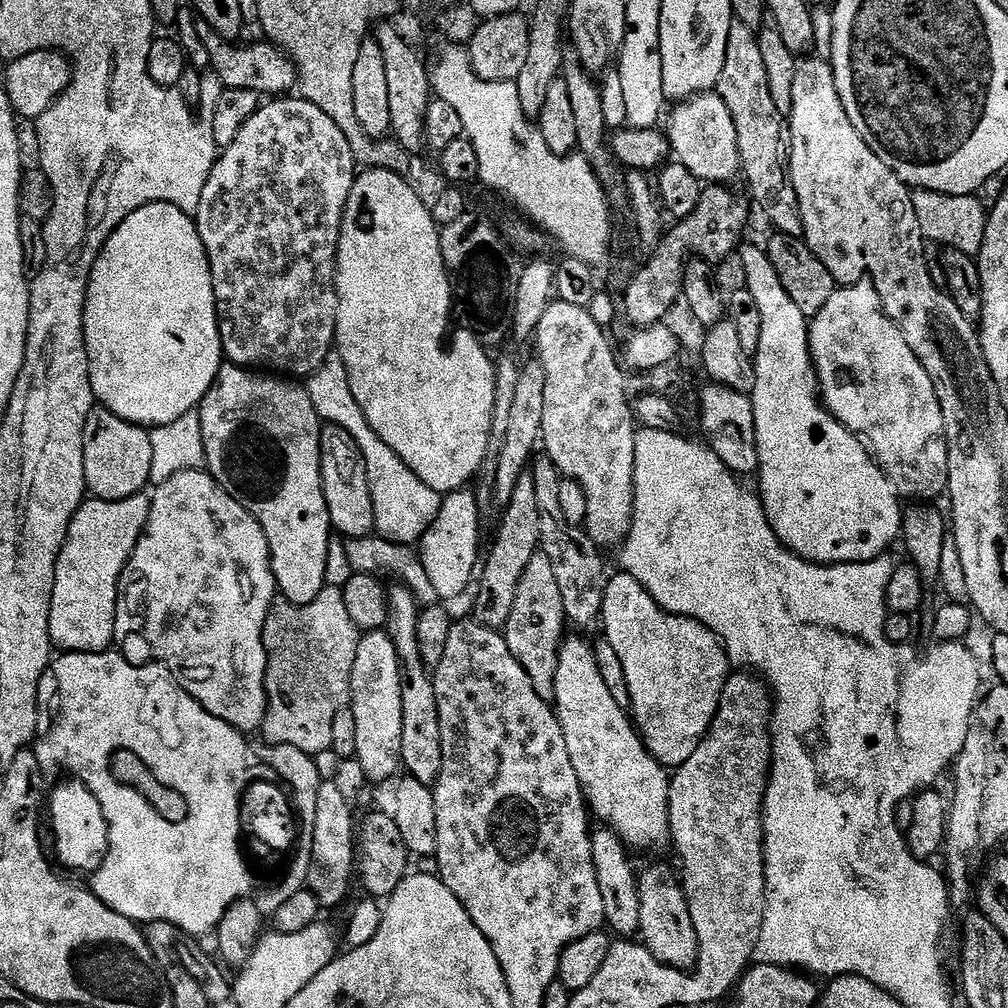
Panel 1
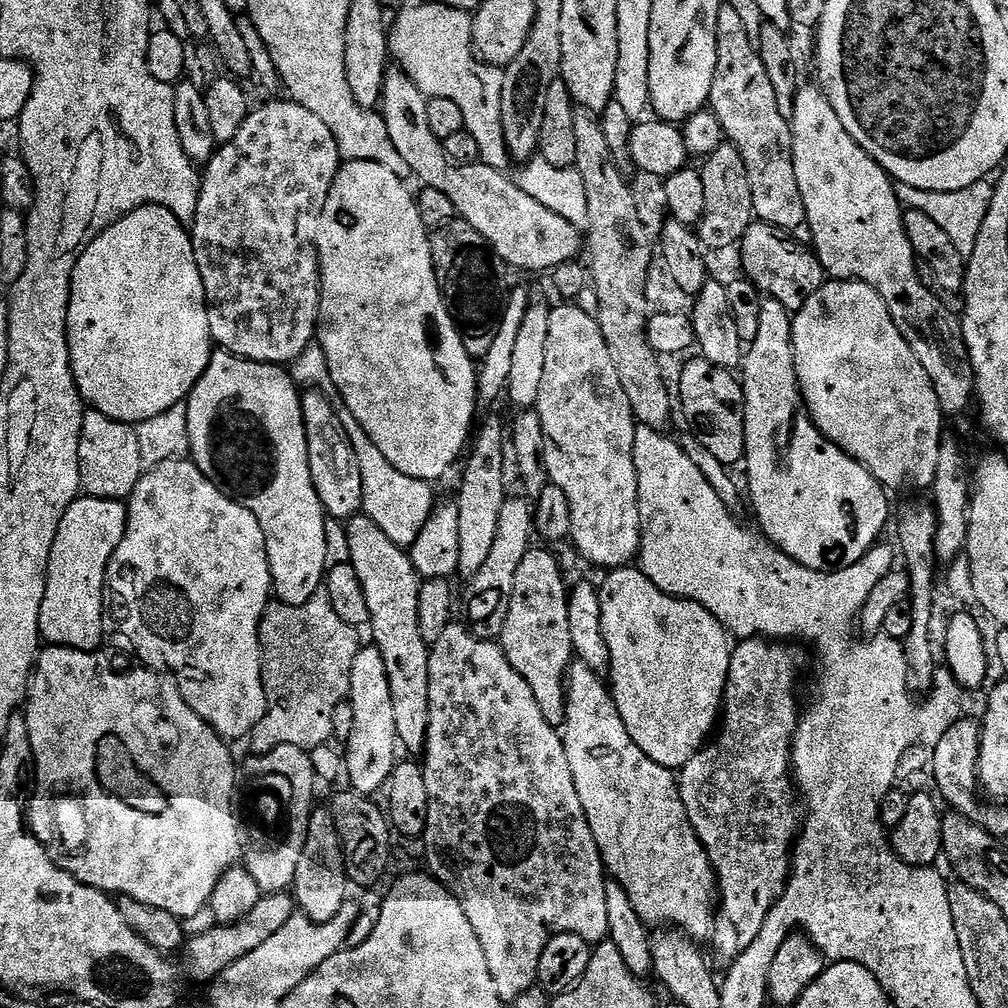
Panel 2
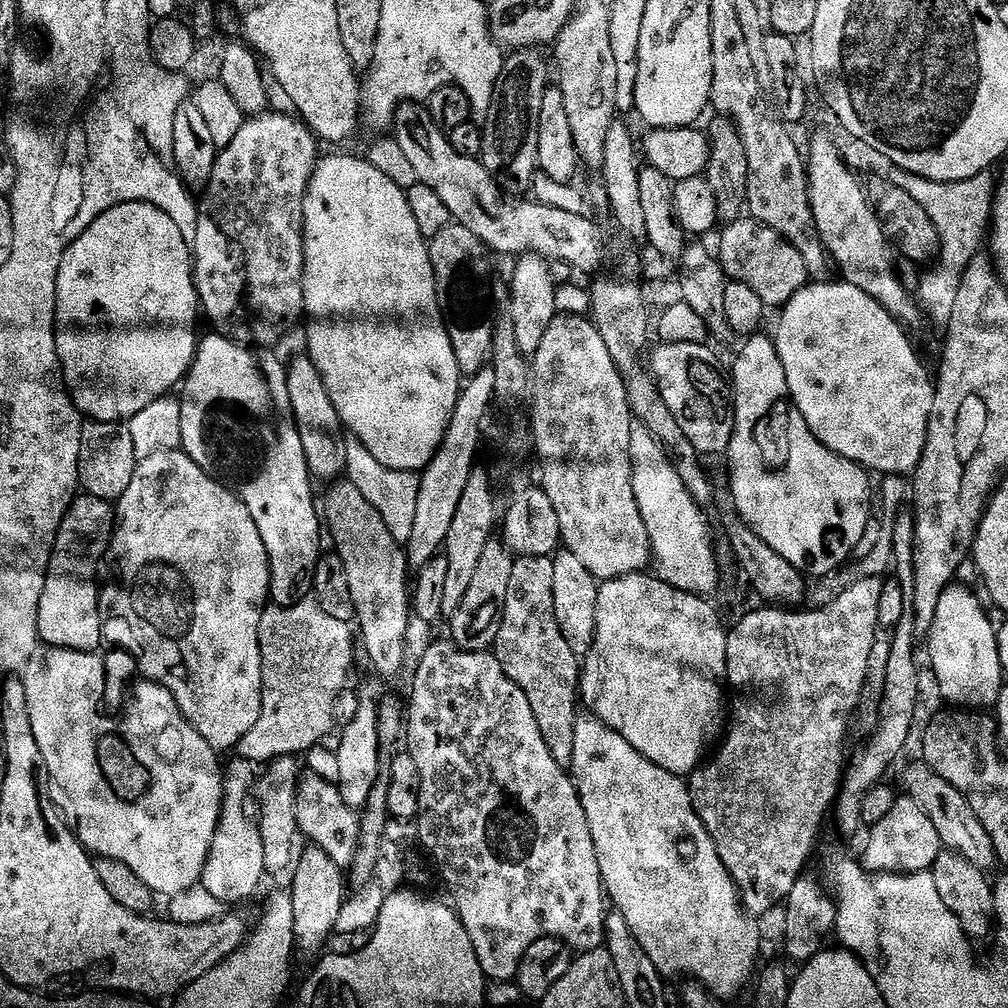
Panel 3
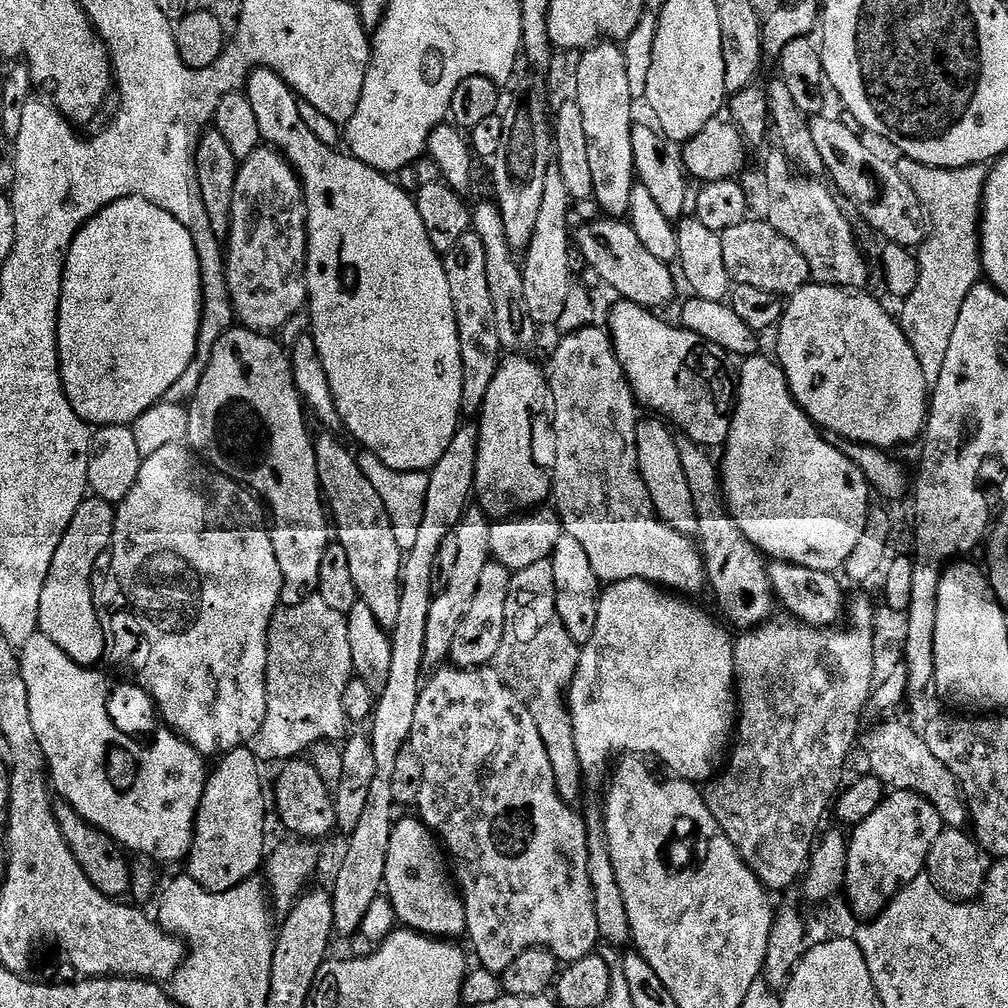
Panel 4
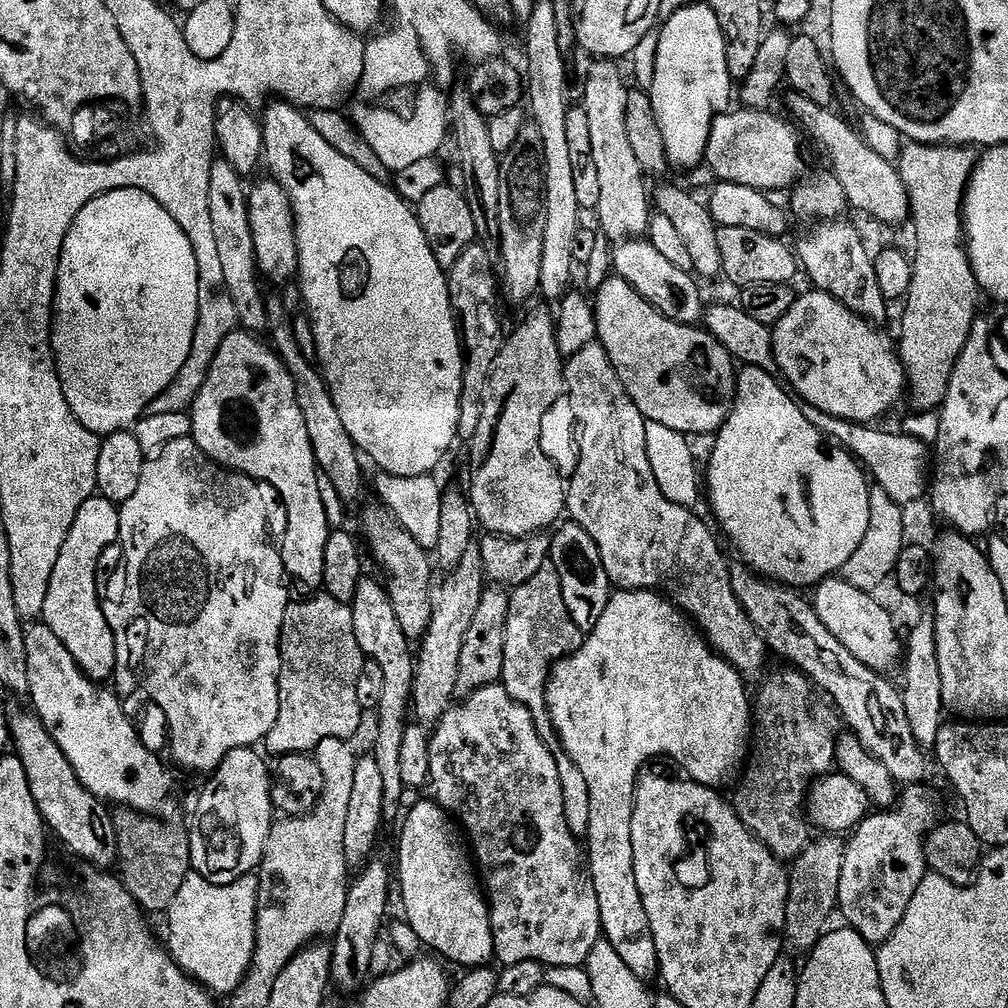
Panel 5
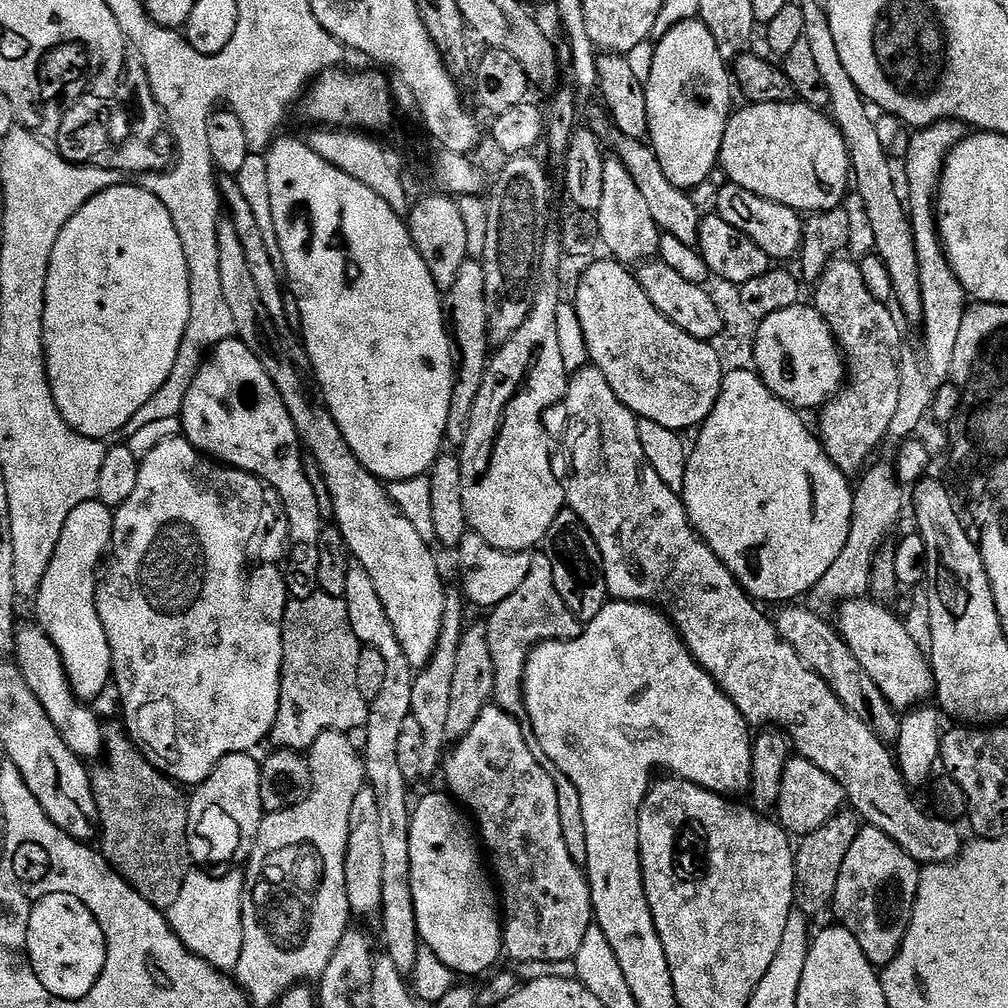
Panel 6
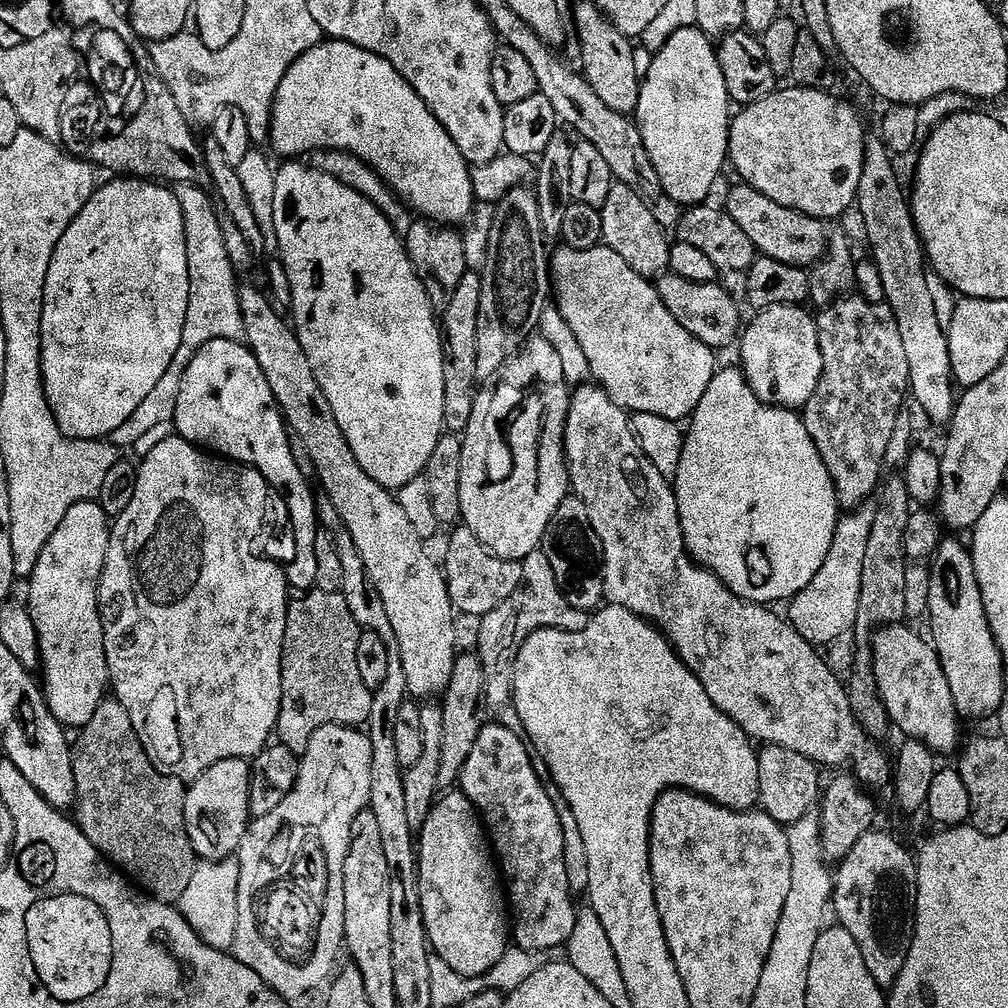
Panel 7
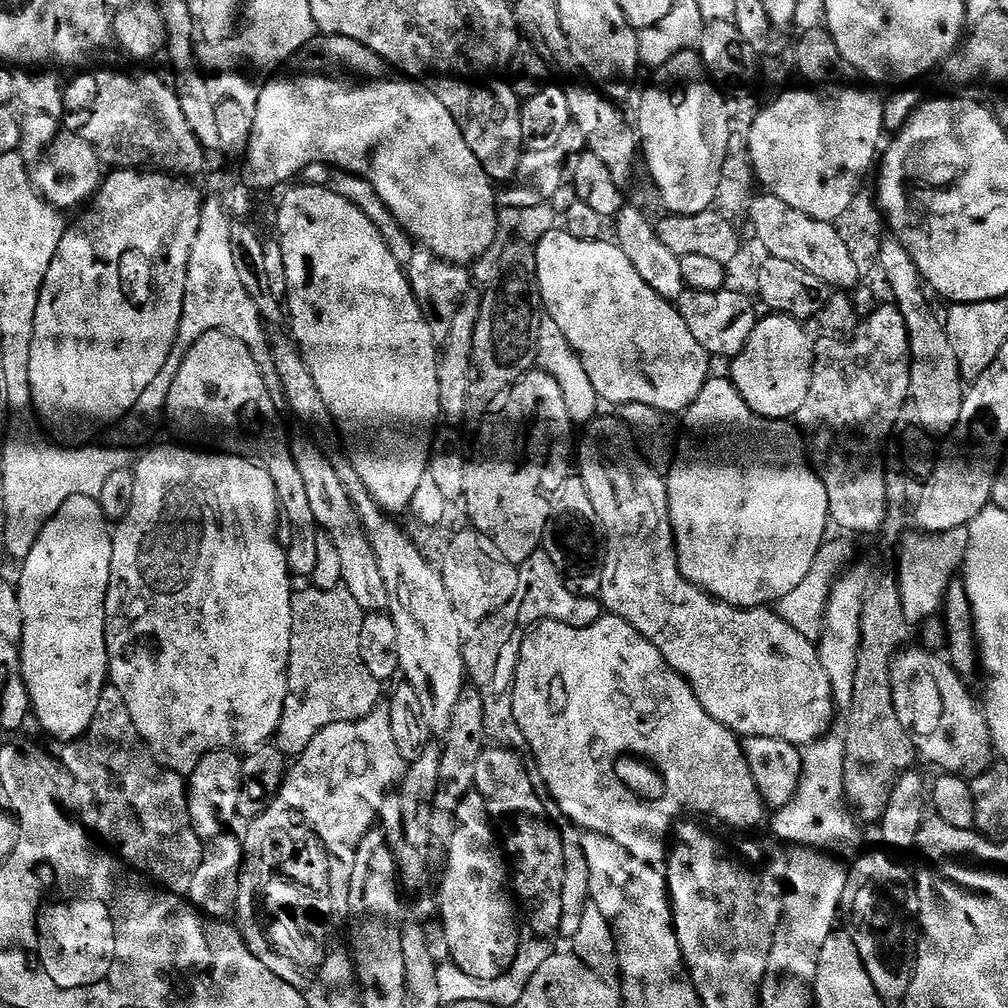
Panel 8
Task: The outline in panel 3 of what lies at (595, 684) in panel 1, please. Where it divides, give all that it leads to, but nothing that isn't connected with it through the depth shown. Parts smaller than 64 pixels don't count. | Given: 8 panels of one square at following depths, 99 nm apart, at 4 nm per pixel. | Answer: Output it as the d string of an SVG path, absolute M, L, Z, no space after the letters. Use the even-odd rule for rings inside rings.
M580 714L576 717L576 730L574 732L574 754L570 765L571 775L574 777L576 790L580 794L582 810L586 810L586 820L590 822L590 832L594 838L594 850L598 854L598 866L602 874L604 891L611 907L618 910L626 918L634 938L650 954L650 962L659 970L661 976L671 978L671 976L688 976L703 988L708 989L713 996L729 998L735 992L740 992L744 988L744 983L748 979L753 979L757 971L756 959L760 956L760 928L755 919L746 911L739 888L736 887L734 878L729 874L727 866L722 862L722 858L716 849L714 838L709 834L702 818L692 805L692 793L689 785L684 784L672 772L667 772L663 763L657 762L651 755L645 754L641 749L630 746L622 734L618 734L614 729L608 728L597 716L591 714Z

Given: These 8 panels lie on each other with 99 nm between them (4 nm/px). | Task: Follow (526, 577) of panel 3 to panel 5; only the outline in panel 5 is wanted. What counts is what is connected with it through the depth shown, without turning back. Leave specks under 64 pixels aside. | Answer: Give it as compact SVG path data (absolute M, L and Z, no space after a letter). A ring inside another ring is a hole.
M546 562L534 578L525 584L515 585L508 601L508 617L505 620L504 661L500 680L504 689L530 714L536 723L538 738L542 738L544 745L555 756L558 766L558 782L562 782L562 798L564 799L564 817L566 826L573 836L584 838L588 835L590 826L590 806L586 780L582 778L582 770L574 766L574 762L564 752L552 721L548 719L548 701L546 687L548 673L558 658L563 658L577 652L584 644L585 633L570 618L566 610L566 602L562 598L562 590L558 582L558 570L554 570L551 562Z

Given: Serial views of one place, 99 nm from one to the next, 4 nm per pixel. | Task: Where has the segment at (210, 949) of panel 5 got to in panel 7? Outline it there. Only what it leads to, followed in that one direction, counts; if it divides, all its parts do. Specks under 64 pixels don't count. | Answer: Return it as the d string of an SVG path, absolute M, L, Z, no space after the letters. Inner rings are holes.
M229 858L226 860L205 860L197 863L194 870L194 878L190 878L190 886L186 886L186 894L178 902L181 914L190 922L190 926L202 938L206 946L214 946L214 950L228 952L234 946L234 934L238 930L238 878L242 871L239 859Z

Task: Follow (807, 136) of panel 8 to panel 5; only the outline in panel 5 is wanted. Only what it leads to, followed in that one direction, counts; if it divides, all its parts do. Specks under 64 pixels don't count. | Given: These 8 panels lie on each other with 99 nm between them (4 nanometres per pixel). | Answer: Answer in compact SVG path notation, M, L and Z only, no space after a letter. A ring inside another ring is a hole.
M768 110L732 111L725 111L712 121L706 168L717 176L717 181L750 186L765 194L773 194L779 188L791 189L801 175L801 133L787 119L779 120L778 117L771 116L771 111Z

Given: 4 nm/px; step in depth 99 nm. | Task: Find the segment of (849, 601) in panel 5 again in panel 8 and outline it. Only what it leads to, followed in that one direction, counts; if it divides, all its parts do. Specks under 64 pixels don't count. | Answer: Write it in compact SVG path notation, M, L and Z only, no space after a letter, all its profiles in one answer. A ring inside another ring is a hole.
M915 647L901 651L892 663L894 710L898 710L898 722L912 733L921 761L929 760L940 768L936 770L950 776L979 778L994 763L992 736L984 709L964 685L967 684L965 677L958 675L943 655Z

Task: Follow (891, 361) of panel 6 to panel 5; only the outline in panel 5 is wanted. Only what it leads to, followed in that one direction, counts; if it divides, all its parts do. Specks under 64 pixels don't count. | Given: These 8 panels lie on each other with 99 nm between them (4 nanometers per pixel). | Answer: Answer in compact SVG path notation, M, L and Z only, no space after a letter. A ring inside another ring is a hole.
M823 221L815 223L796 245L796 253L801 269L805 270L809 280L819 291L825 292L833 296L835 300L840 300L845 307L851 309L855 316L859 316L861 320L869 322L877 322L884 316L884 307L886 301L882 290L878 290L878 282L874 274L874 266L872 265L873 257L867 252L859 234L850 226L844 224L845 221Z

